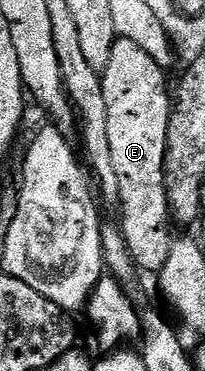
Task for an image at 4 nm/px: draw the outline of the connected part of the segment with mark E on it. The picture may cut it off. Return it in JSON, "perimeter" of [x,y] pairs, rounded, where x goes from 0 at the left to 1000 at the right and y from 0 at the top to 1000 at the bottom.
{"perimeter":[[[571,100],[512,189],[493,191],[507,280],[527,296],[527,399],[546,404],[546,453],[576,488],[576,555],[595,566],[585,617],[634,695],[678,730],[776,733],[820,701],[839,633],[810,606],[834,606],[839,580],[810,526],[810,356],[839,283],[834,256],[810,253],[815,191],[722,151],[678,121]]]}

